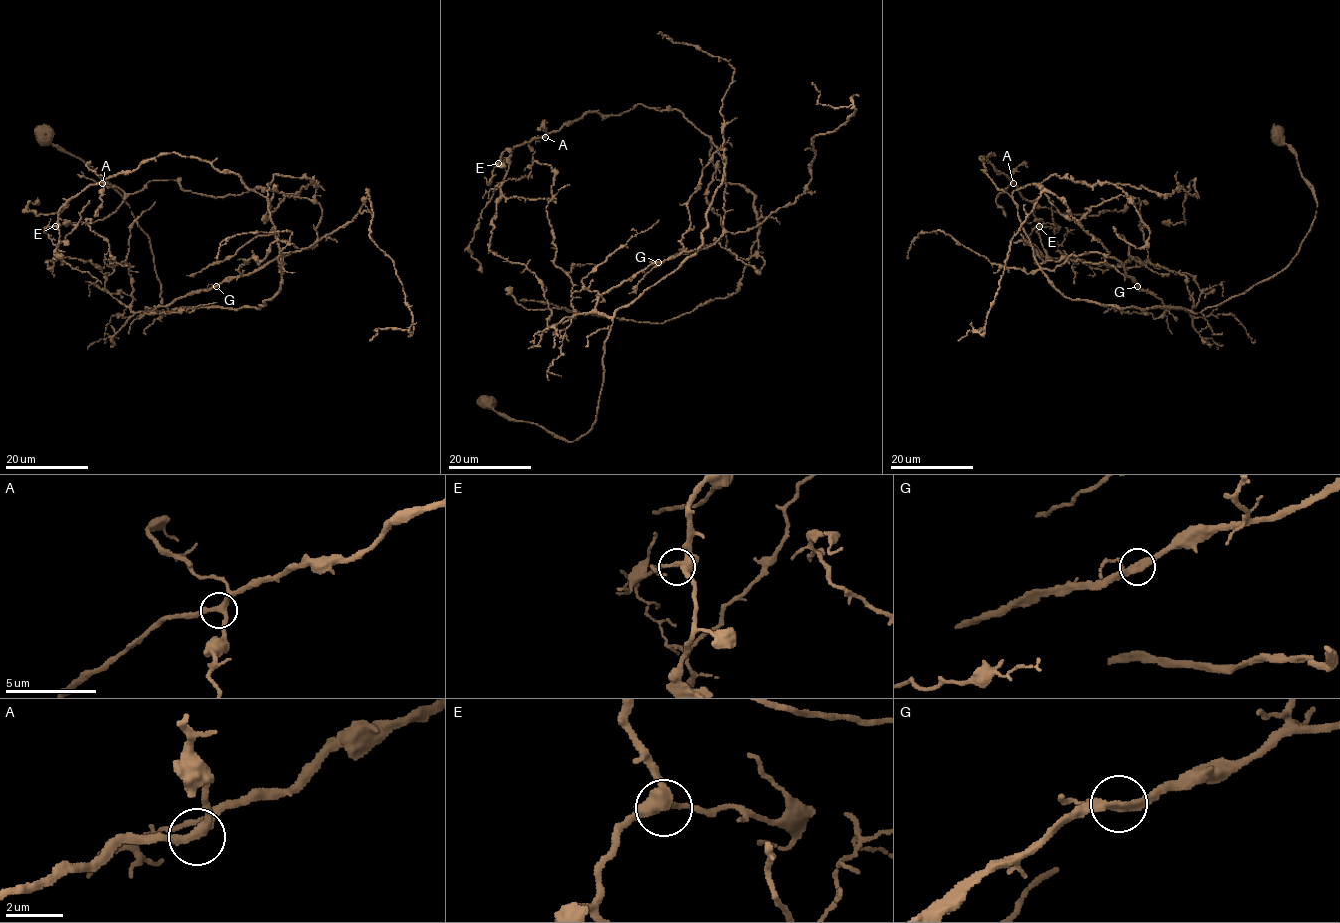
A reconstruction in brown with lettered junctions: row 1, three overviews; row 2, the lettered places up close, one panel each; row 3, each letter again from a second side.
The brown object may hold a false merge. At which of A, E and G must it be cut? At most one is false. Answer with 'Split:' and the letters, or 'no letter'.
Split: no letter

